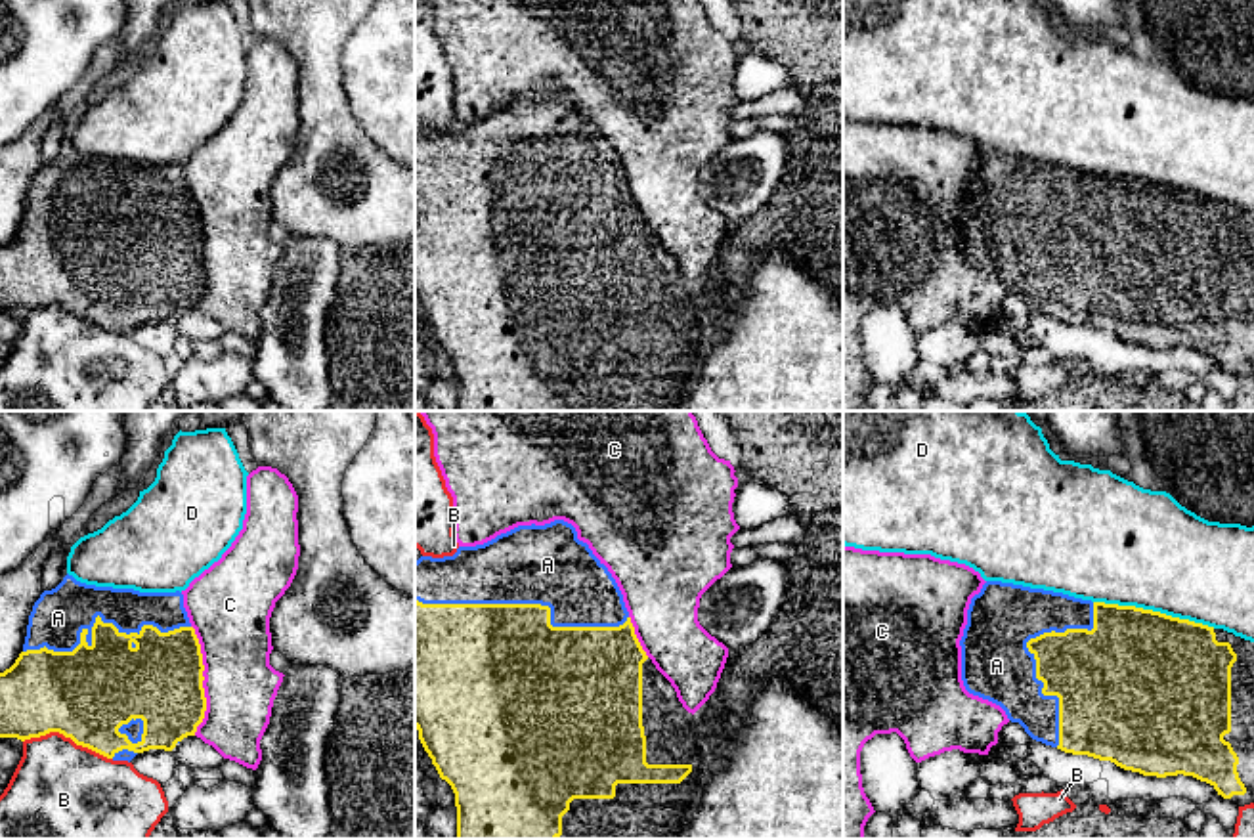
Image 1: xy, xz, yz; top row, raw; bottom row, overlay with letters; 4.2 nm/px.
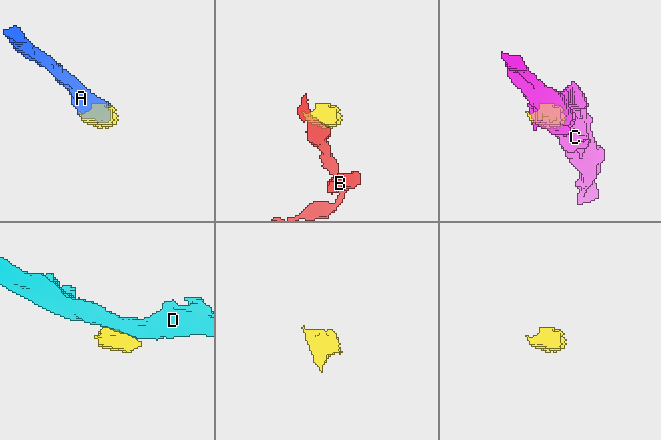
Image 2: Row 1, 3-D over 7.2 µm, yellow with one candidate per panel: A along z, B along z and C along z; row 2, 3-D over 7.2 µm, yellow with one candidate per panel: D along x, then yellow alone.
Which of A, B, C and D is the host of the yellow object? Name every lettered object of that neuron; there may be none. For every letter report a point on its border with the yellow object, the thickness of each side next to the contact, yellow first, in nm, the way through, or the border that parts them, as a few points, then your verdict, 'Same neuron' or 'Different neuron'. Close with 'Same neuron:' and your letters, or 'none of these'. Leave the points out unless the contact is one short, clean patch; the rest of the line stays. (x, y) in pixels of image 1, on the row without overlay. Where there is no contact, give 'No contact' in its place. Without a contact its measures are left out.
A: Touches yellow at xz (528, 176). Thickness 480 nm (yellow) against 340 nm. Same neuron
B: Touches yellow at xy (67, 308). Thickness 380 nm (yellow) against 460 nm. Different neuron
C: Touches yellow at xy (203, 251). Thickness 360 nm (yellow) against 300 nm. Different neuron
D: Touches yellow at yz (1155, 184). Thickness 500 nm (yellow) against 480 nm. Different neuron
Same neuron: A

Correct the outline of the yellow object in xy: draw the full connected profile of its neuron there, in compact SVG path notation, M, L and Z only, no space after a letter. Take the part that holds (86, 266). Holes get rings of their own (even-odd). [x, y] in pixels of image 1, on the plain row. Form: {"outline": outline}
{"outline": "M67 145L55 161L44 162L34 174L23 224L0 245L0 310L25 313L59 304L76 317L128 334L149 321L172 323L184 310L195 308L205 290L203 243L201 216L180 162L140 164L96 159Z"}

